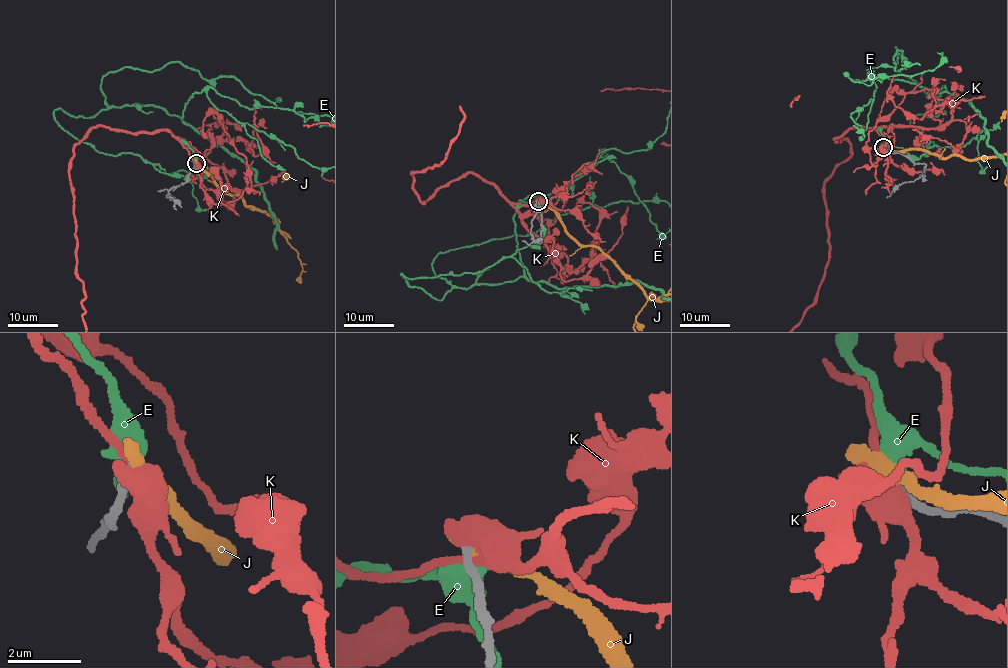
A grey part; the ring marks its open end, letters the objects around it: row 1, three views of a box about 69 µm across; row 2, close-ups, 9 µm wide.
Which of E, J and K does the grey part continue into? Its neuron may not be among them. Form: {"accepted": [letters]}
{"accepted": []}

